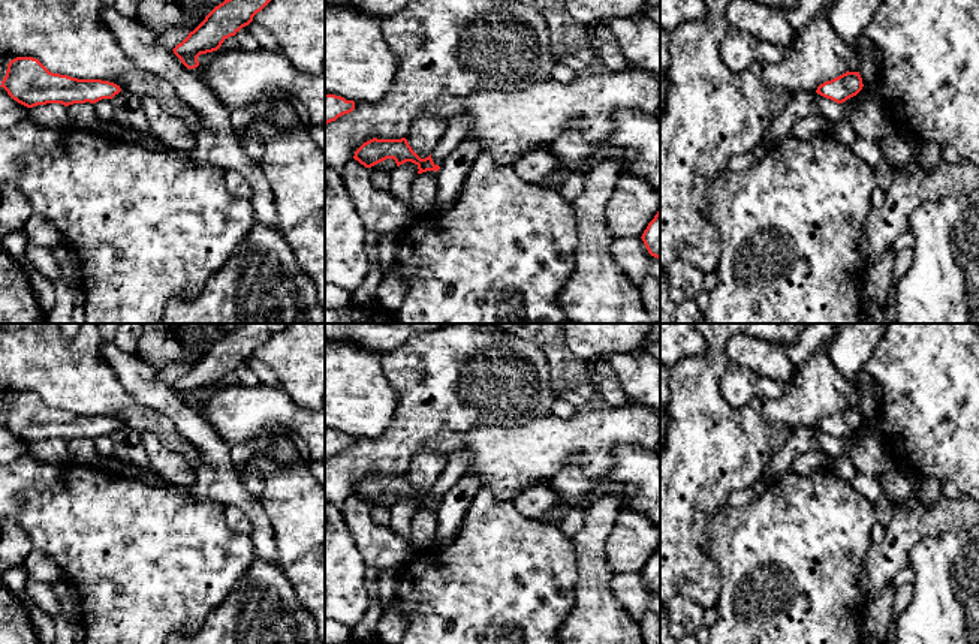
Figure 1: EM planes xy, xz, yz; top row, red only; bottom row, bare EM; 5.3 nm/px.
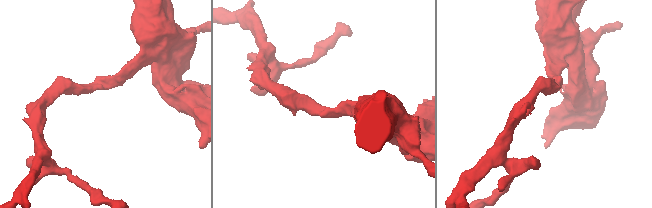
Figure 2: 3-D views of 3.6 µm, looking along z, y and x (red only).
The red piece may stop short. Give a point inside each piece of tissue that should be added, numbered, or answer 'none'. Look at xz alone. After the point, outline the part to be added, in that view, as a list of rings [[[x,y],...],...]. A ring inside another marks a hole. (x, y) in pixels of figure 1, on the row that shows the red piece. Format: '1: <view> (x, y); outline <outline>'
none

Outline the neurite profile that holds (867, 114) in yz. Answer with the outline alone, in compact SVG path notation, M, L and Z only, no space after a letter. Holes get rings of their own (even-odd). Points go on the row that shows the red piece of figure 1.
M864 85L856 96L843 103L849 106L849 115L844 121L853 127L858 136L873 139L882 145L883 139L895 129L874 88Z

